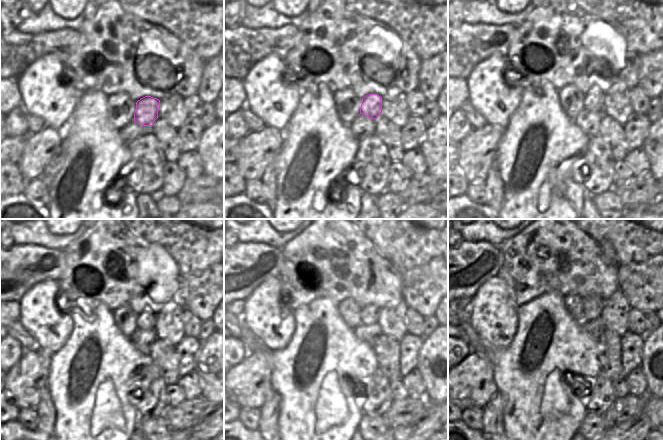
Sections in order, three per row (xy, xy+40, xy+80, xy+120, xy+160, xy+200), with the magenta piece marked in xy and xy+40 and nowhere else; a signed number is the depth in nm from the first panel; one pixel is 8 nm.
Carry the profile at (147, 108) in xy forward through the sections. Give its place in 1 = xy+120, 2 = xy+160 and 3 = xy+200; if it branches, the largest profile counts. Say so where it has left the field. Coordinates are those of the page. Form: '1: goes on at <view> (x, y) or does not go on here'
1: goes on at xy+120 (146, 320)
2: goes on at xy+160 (369, 314)
3: goes on at xy+200 (592, 306)

